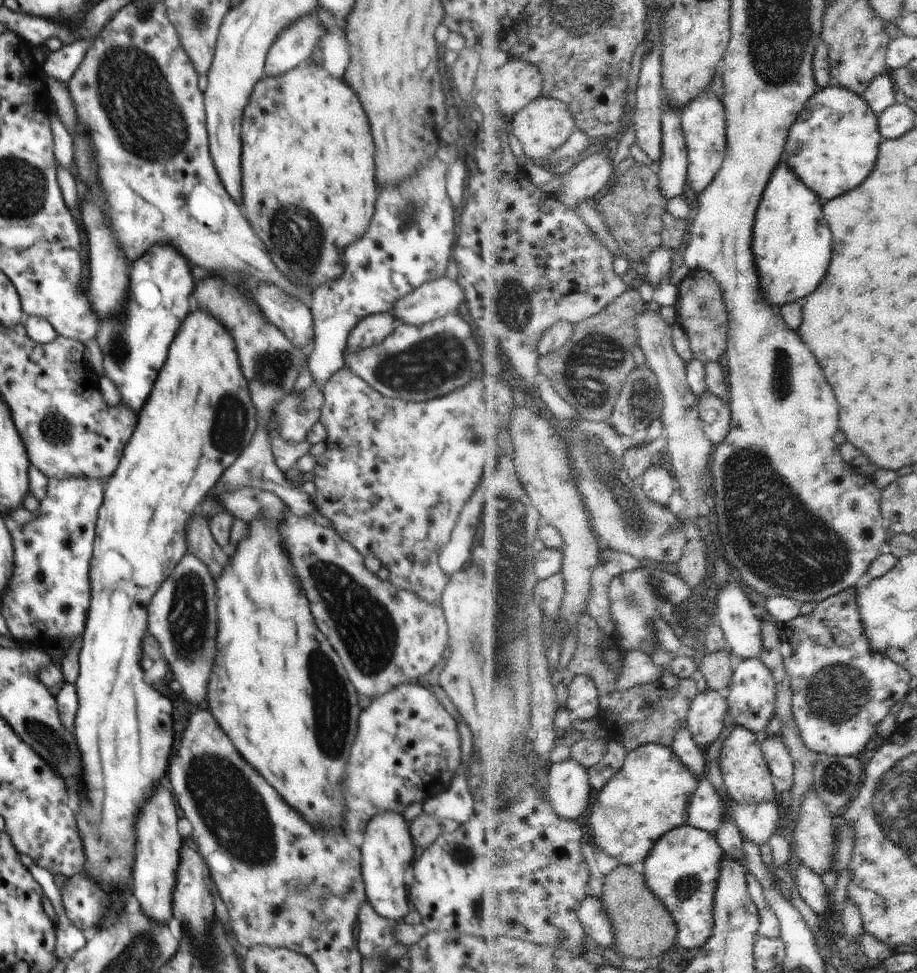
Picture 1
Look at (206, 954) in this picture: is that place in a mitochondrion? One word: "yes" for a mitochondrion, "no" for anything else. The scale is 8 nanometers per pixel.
no

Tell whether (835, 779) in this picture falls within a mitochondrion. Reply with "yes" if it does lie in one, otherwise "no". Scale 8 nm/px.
yes

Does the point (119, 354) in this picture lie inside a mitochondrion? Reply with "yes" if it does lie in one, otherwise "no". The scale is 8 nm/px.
yes

